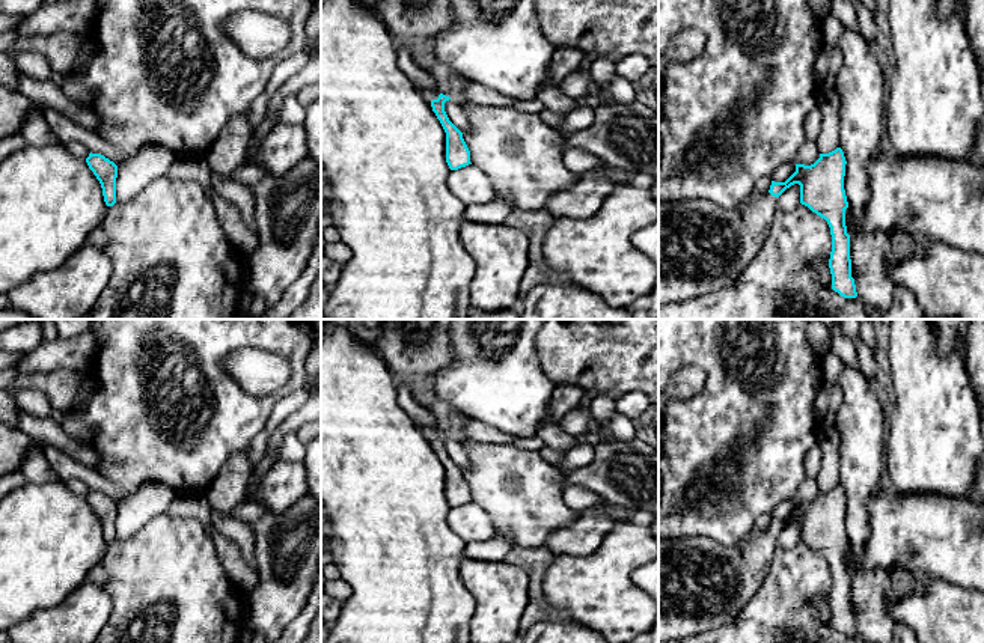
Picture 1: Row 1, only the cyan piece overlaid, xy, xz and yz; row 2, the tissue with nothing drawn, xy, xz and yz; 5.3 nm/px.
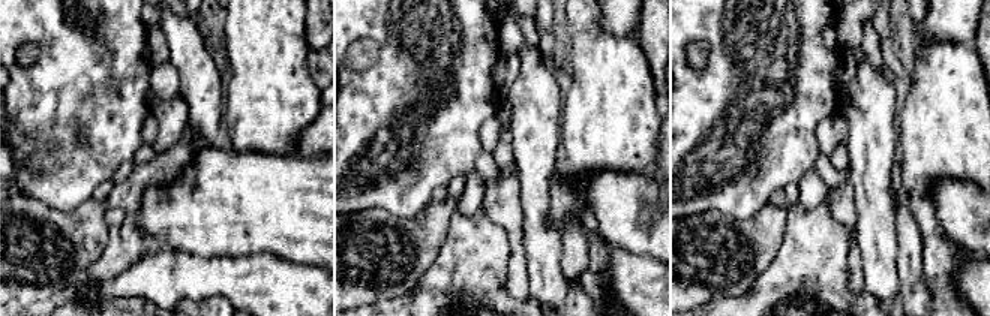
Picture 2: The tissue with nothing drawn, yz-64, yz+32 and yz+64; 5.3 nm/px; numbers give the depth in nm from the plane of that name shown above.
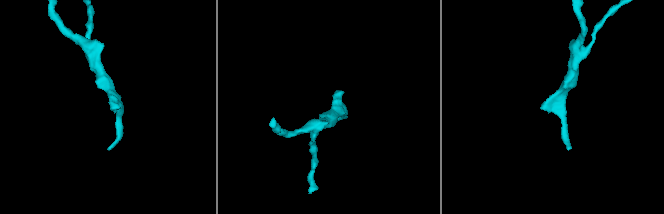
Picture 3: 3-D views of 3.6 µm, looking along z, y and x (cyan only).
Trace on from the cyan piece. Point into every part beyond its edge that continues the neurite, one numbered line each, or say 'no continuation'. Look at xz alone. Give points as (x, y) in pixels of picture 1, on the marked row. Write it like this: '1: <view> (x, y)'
1: xz (413, 23)

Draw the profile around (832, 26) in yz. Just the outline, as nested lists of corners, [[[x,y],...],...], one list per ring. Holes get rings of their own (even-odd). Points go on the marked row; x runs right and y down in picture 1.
[[[830,12],[824,20],[824,45],[835,47],[841,32],[845,29],[845,26]]]

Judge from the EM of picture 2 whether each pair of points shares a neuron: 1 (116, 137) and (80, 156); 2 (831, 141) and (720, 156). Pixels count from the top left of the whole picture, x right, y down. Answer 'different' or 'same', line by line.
1: same
2: different

